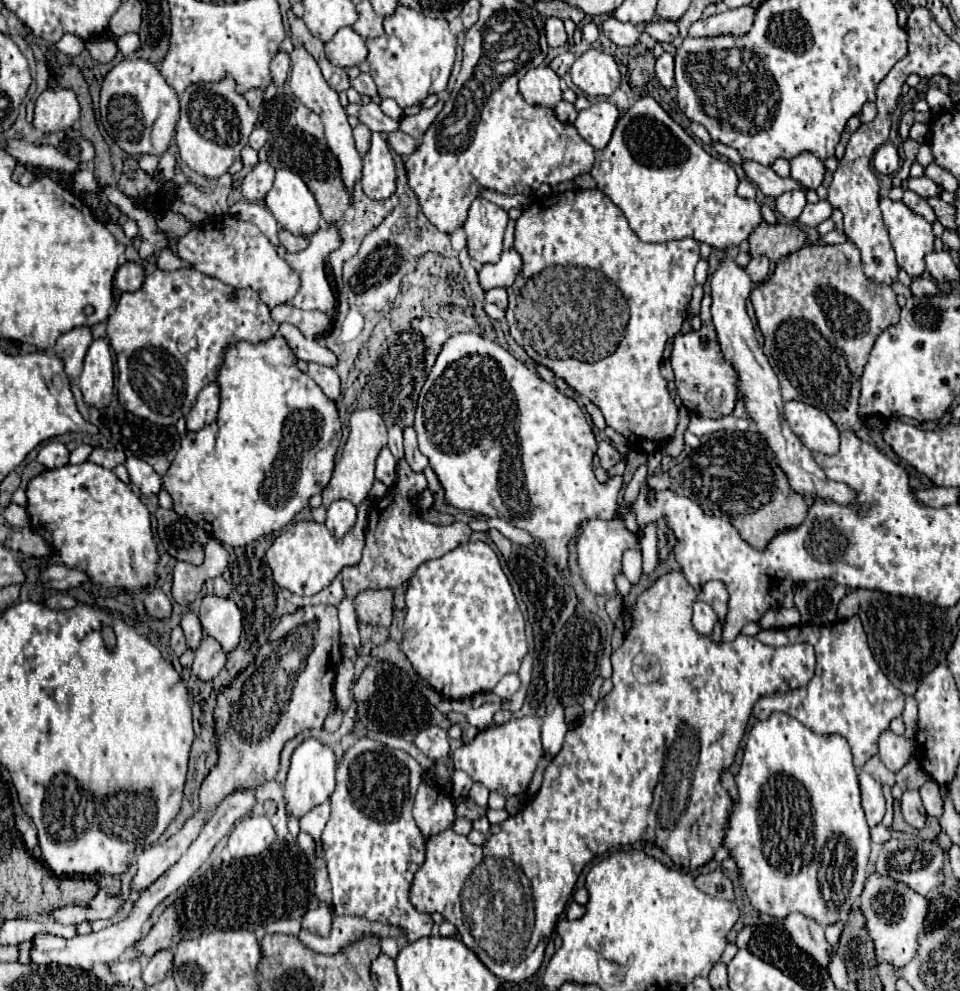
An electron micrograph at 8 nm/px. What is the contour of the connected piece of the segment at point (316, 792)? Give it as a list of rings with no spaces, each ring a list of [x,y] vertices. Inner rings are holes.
[[[310,737],[304,739],[292,753],[290,761],[290,771],[286,777],[286,787],[284,787],[284,797],[286,797],[286,809],[294,817],[302,817],[308,813],[312,807],[324,803],[332,791],[334,791],[334,775],[336,775],[336,753],[332,751],[330,745],[324,745],[322,741]]]

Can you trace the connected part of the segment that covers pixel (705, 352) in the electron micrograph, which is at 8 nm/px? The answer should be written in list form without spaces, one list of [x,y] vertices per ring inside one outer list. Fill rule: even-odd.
[[[704,295],[702,307],[700,307],[700,319],[702,327],[700,331],[690,331],[684,335],[674,337],[674,349],[672,349],[672,369],[676,373],[676,389],[682,397],[682,403],[686,409],[710,417],[720,419],[734,411],[734,405],[738,401],[738,375],[734,367],[724,359],[722,347],[718,345],[718,337],[712,325],[710,317],[710,295]]]

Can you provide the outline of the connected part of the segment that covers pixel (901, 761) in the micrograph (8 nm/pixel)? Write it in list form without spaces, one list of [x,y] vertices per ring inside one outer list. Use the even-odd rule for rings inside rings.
[[[888,729],[880,735],[880,753],[878,755],[892,773],[898,773],[914,757],[914,739],[896,735]]]

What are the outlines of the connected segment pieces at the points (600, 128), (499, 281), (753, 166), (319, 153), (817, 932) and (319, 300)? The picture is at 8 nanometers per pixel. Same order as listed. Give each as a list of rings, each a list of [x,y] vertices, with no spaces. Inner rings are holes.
[[[600,101],[580,111],[578,119],[574,121],[574,127],[594,149],[604,149],[612,137],[618,119],[620,111],[616,109],[616,105]]]
[[[508,249],[502,253],[502,259],[498,263],[486,263],[482,265],[478,277],[482,289],[492,289],[492,287],[510,287],[516,279],[516,275],[522,269],[522,257],[516,249]]]
[[[742,161],[742,169],[748,177],[748,181],[752,181],[766,197],[778,197],[784,191],[792,191],[792,189],[800,189],[800,185],[796,185],[796,181],[792,181],[792,177],[782,179],[774,173],[772,167],[764,167],[756,161]]]
[[[286,123],[282,129],[276,129],[276,131],[270,133],[270,139],[266,141],[264,149],[266,149],[266,155],[268,155],[268,163],[274,169],[290,169],[290,171],[298,173],[304,179],[304,183],[314,193],[314,197],[320,205],[322,217],[326,221],[336,223],[344,217],[344,213],[352,205],[352,195],[350,195],[350,191],[346,189],[346,185],[342,181],[338,159],[328,149],[326,141],[318,141],[316,137],[304,133],[300,127]]]
[[[790,913],[782,921],[782,925],[802,951],[810,953],[822,967],[828,967],[828,949],[832,947],[824,939],[822,925],[818,925],[812,917],[802,915],[802,913]]]
[[[330,227],[330,229],[326,229],[326,231],[318,231],[318,233],[310,239],[308,247],[306,247],[304,251],[300,251],[300,253],[286,253],[284,249],[280,249],[280,251],[282,251],[282,257],[284,257],[284,259],[294,267],[294,271],[302,277],[302,287],[300,287],[300,291],[294,295],[294,299],[290,301],[294,307],[306,309],[306,311],[324,311],[324,313],[330,315],[335,314],[334,305],[336,305],[336,299],[334,299],[334,293],[332,293],[330,285],[328,285],[328,279],[326,279],[326,273],[324,273],[324,265],[326,265],[326,255],[328,255],[330,251],[334,251],[338,245],[340,245],[338,231],[336,231],[336,227]]]

